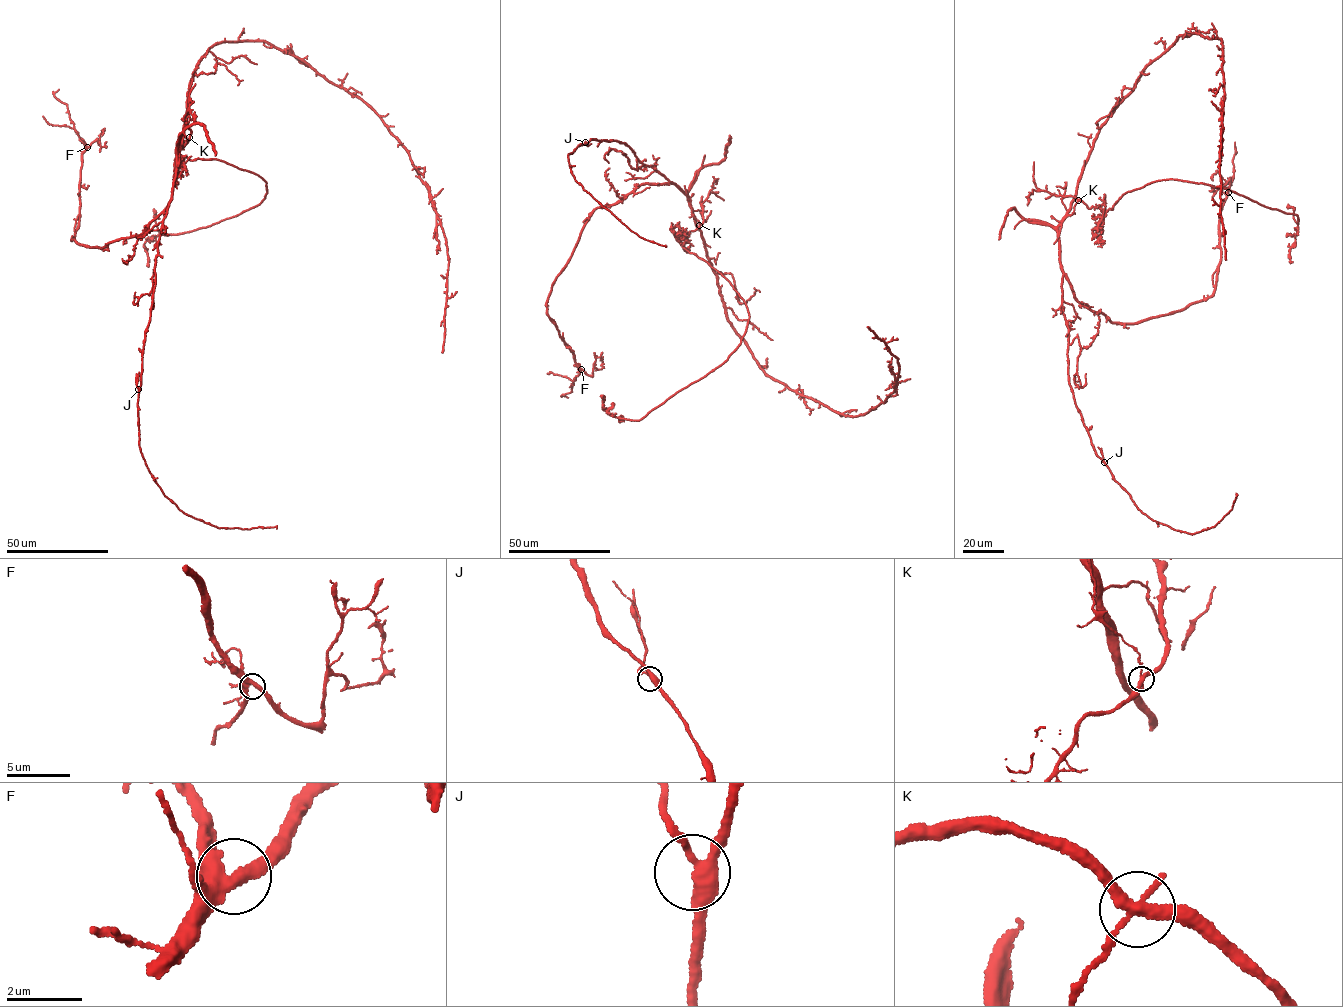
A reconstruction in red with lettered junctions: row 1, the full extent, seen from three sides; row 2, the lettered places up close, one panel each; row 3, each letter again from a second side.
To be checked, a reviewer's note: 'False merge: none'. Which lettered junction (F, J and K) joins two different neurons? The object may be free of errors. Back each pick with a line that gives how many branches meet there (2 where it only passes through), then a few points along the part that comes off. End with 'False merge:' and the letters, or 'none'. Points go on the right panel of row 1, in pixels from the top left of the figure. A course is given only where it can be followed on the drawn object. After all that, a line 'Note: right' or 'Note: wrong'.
K: Branches: 3. Course of the part to remove: (1078, 200), (1088, 208), (1112, 209), (1128, 191), (1174, 179), (1226, 189), (1297, 215), (1292, 262)
False merge: K
Note: wrong

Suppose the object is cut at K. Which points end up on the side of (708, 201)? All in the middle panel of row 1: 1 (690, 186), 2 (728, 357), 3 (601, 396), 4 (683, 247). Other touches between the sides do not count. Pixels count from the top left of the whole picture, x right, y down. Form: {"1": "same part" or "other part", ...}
{"1": "other part", "2": "same part", "3": "same part", "4": "same part"}

